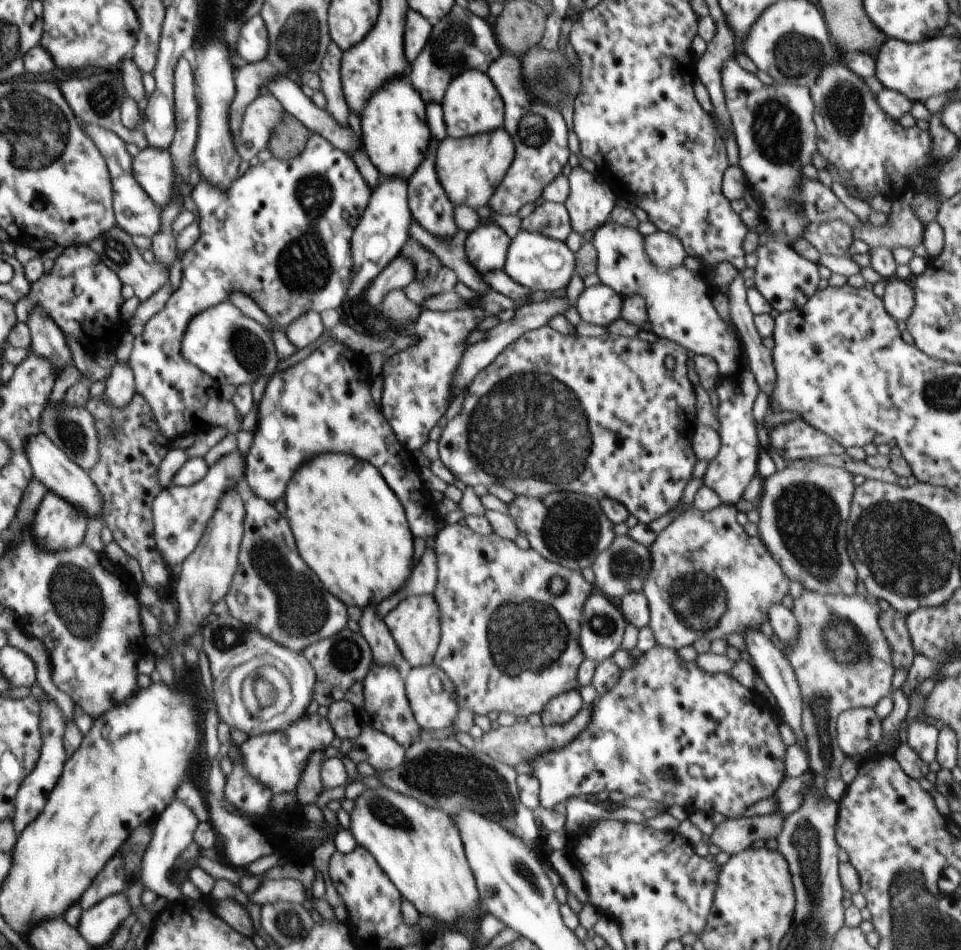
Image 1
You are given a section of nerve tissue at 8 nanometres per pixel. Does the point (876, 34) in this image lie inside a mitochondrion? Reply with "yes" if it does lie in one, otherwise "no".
no

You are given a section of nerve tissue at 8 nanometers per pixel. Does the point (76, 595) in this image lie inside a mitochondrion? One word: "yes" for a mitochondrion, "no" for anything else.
yes

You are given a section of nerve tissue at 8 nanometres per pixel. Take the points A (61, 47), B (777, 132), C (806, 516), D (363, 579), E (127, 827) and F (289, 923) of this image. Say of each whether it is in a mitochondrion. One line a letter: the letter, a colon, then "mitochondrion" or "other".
A: other
B: mitochondrion
C: mitochondrion
D: other
E: other
F: mitochondrion

